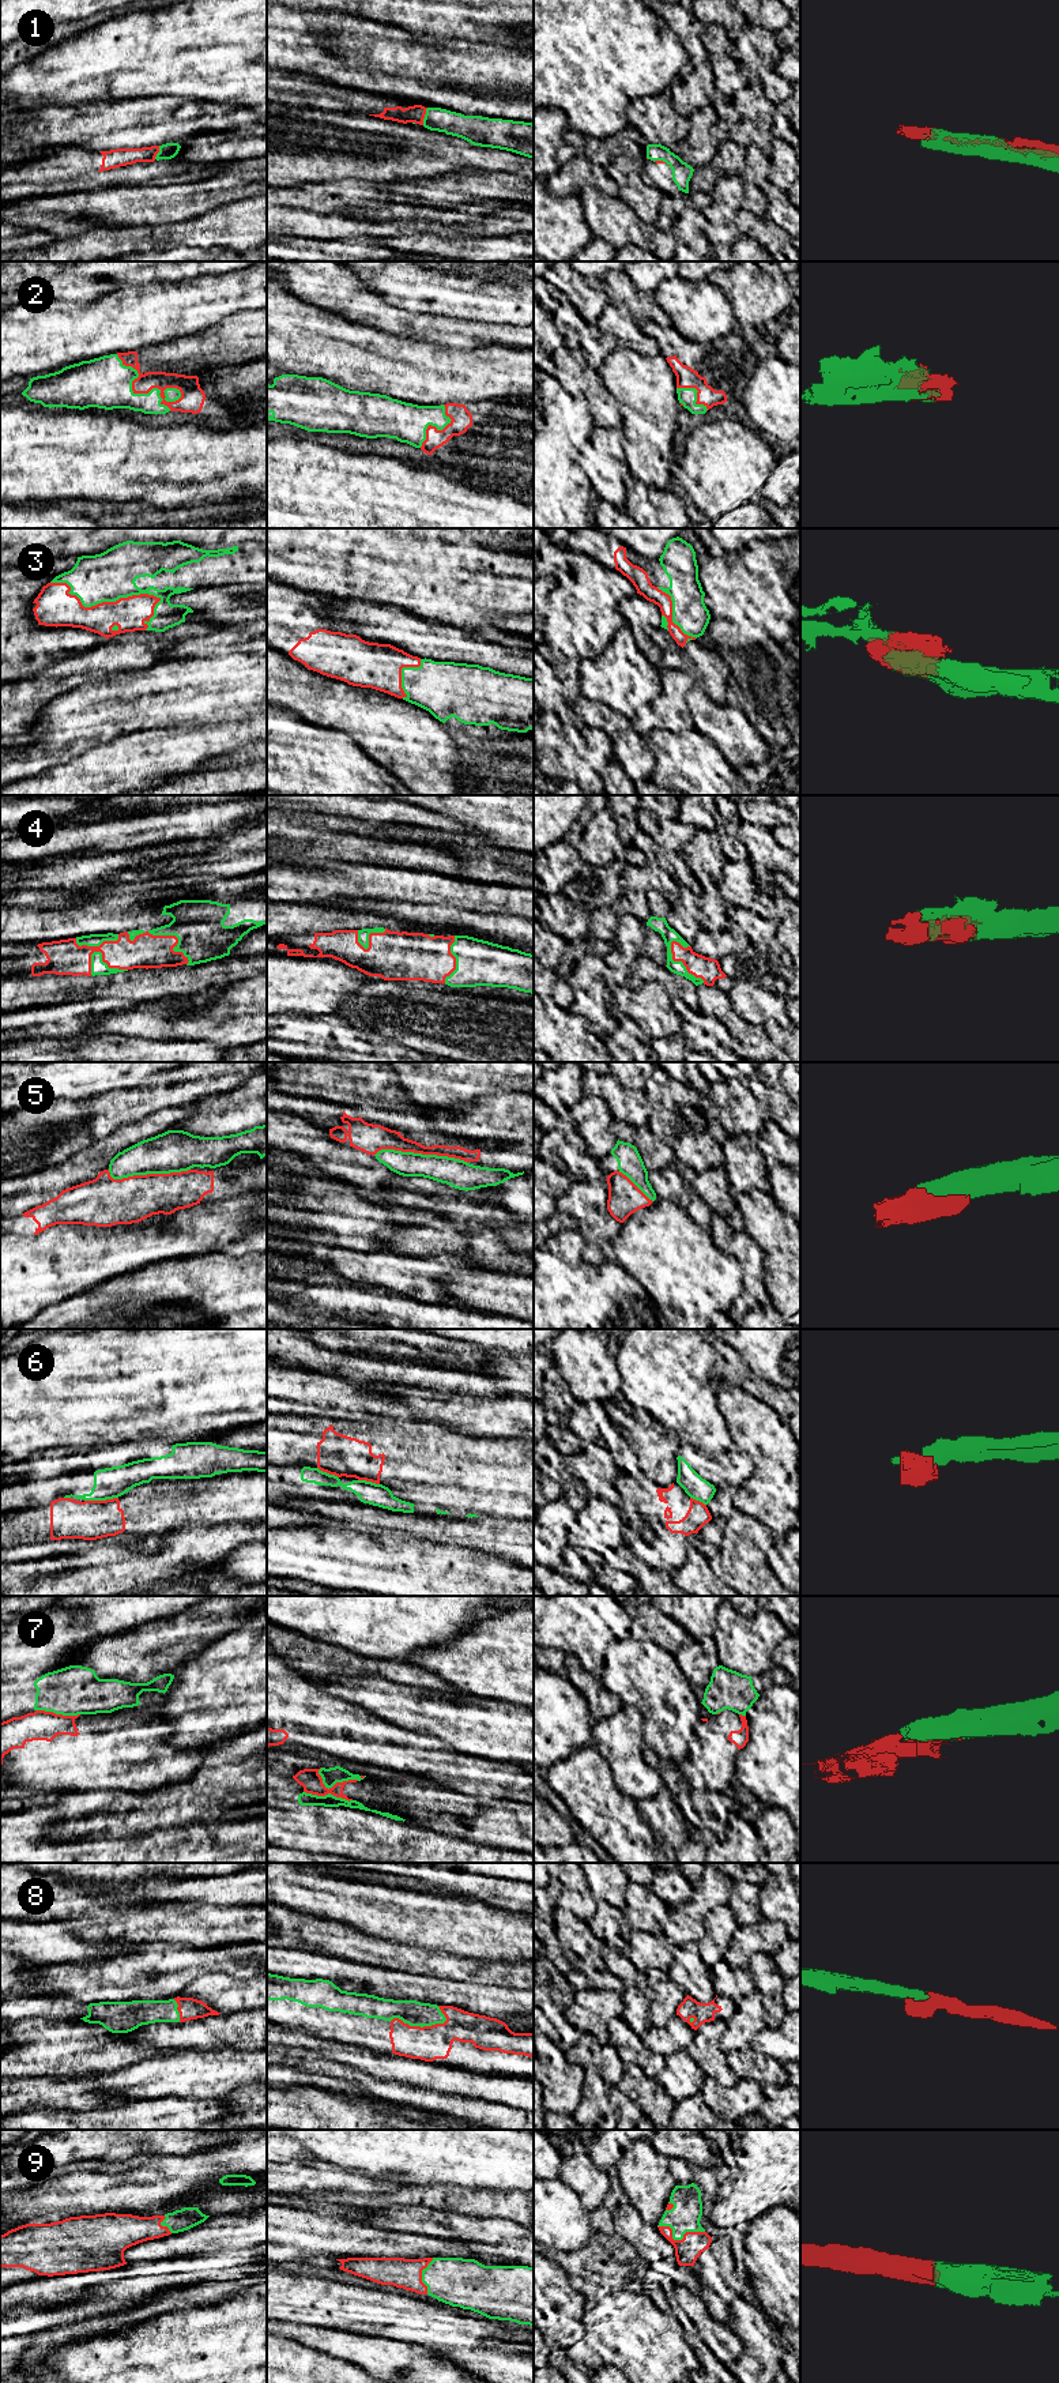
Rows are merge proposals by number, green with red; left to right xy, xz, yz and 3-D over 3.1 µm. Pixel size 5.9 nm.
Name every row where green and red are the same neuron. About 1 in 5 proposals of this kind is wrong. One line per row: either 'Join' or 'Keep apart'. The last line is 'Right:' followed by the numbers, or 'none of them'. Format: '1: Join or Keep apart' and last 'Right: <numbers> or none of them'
1: Join
2: Join
3: Join
4: Join
5: Join
6: Keep apart
7: Keep apart
8: Join
9: Join
Right: 1, 2, 3, 4, 5, 8, 9

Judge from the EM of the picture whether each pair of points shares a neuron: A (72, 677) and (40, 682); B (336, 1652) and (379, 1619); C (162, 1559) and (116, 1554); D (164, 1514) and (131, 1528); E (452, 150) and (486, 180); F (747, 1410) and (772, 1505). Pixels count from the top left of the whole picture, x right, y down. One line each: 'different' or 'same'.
A: same
B: different
C: same
D: same
E: different
F: same

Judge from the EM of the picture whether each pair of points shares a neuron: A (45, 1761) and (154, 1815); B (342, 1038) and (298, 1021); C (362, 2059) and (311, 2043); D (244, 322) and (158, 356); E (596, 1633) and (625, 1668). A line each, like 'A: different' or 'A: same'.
A: different
B: same
C: same
D: same
E: different

